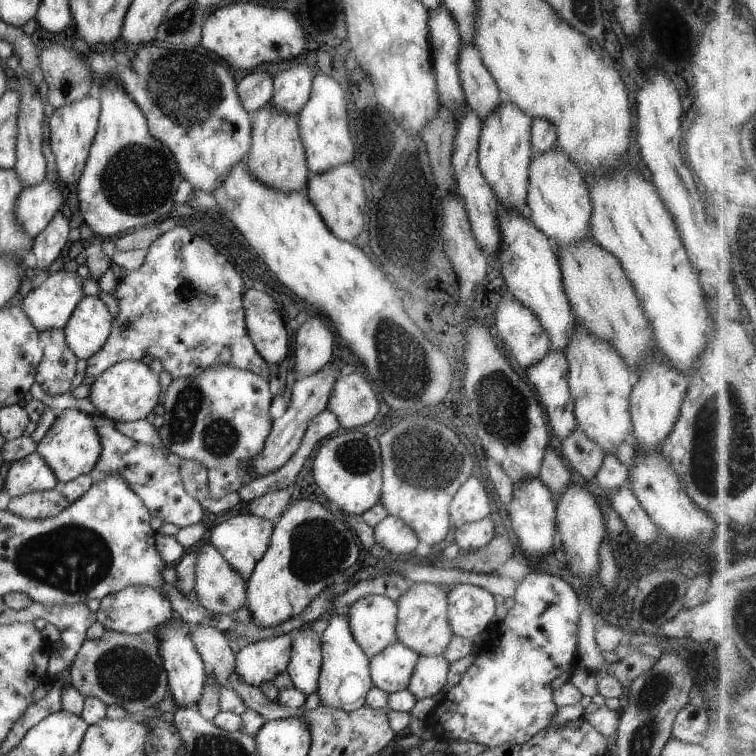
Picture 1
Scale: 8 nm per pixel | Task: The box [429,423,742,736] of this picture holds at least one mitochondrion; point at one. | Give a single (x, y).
(662, 597)

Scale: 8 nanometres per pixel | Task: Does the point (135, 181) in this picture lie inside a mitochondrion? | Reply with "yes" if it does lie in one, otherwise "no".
yes

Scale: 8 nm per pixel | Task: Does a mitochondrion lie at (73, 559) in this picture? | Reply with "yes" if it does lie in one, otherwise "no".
yes

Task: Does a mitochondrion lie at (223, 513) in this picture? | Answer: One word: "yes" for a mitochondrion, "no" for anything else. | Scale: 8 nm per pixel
no

